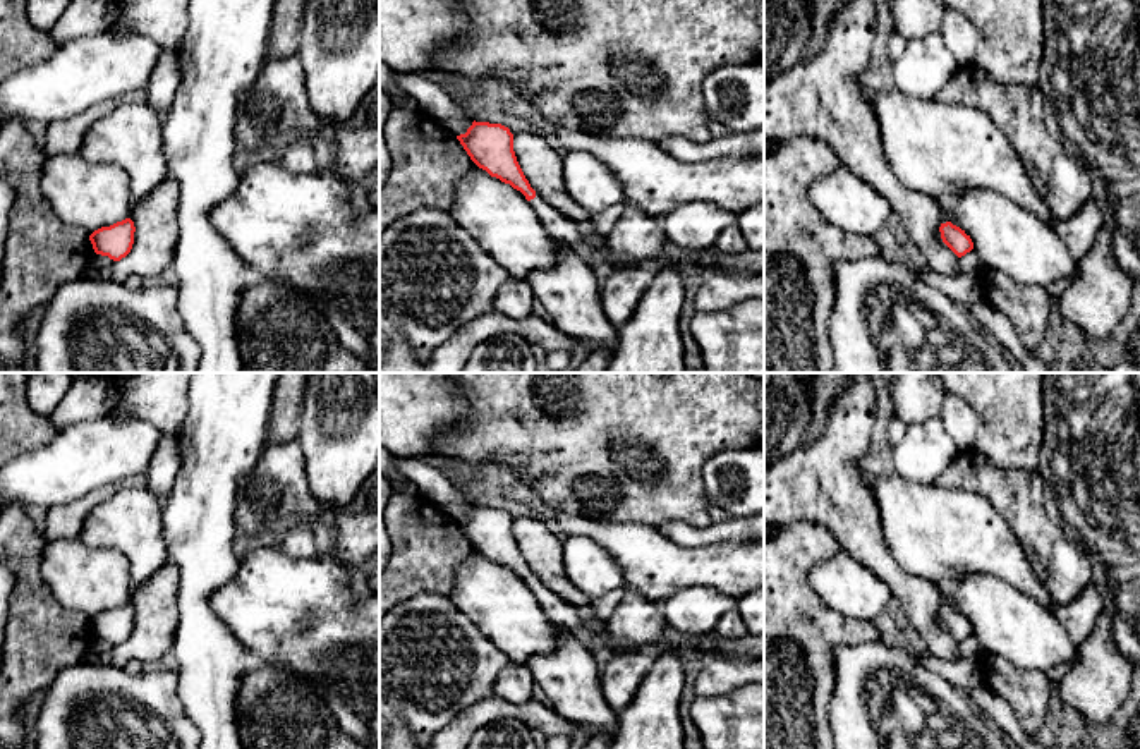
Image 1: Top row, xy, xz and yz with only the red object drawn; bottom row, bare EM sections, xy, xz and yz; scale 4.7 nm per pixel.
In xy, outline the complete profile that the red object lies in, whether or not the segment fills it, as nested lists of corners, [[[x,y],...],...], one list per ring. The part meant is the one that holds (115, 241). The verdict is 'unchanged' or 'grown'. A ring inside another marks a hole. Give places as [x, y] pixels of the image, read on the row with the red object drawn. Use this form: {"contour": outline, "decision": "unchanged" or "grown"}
{"contour": [[[125,218],[110,227],[101,227],[89,235],[96,254],[108,256],[113,261],[125,258],[134,244],[134,222]]], "decision": "unchanged"}

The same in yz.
{"contour": [[[951,222],[941,223],[939,227],[943,242],[958,256],[965,256],[973,249],[970,235]]], "decision": "unchanged"}

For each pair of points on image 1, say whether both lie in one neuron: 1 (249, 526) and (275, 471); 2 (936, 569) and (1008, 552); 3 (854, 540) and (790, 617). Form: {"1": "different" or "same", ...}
{"1": "same", "2": "same", "3": "different"}

